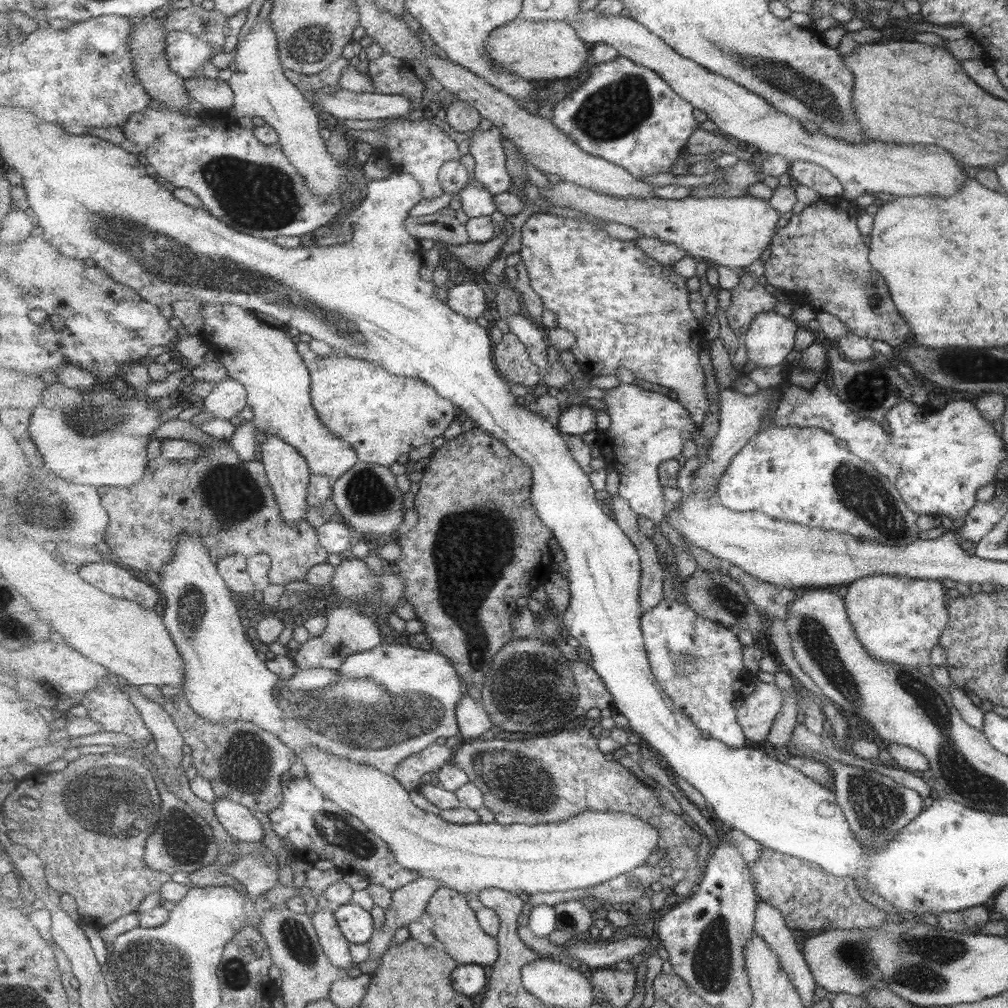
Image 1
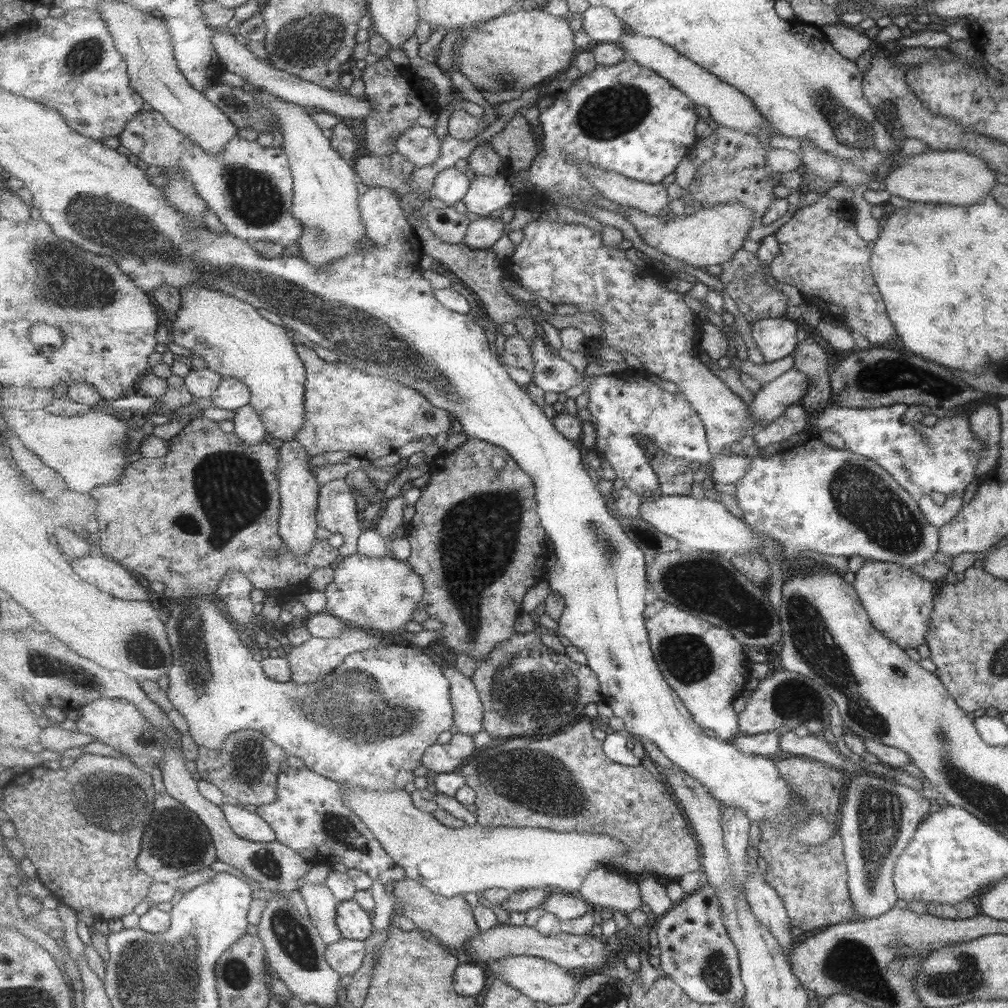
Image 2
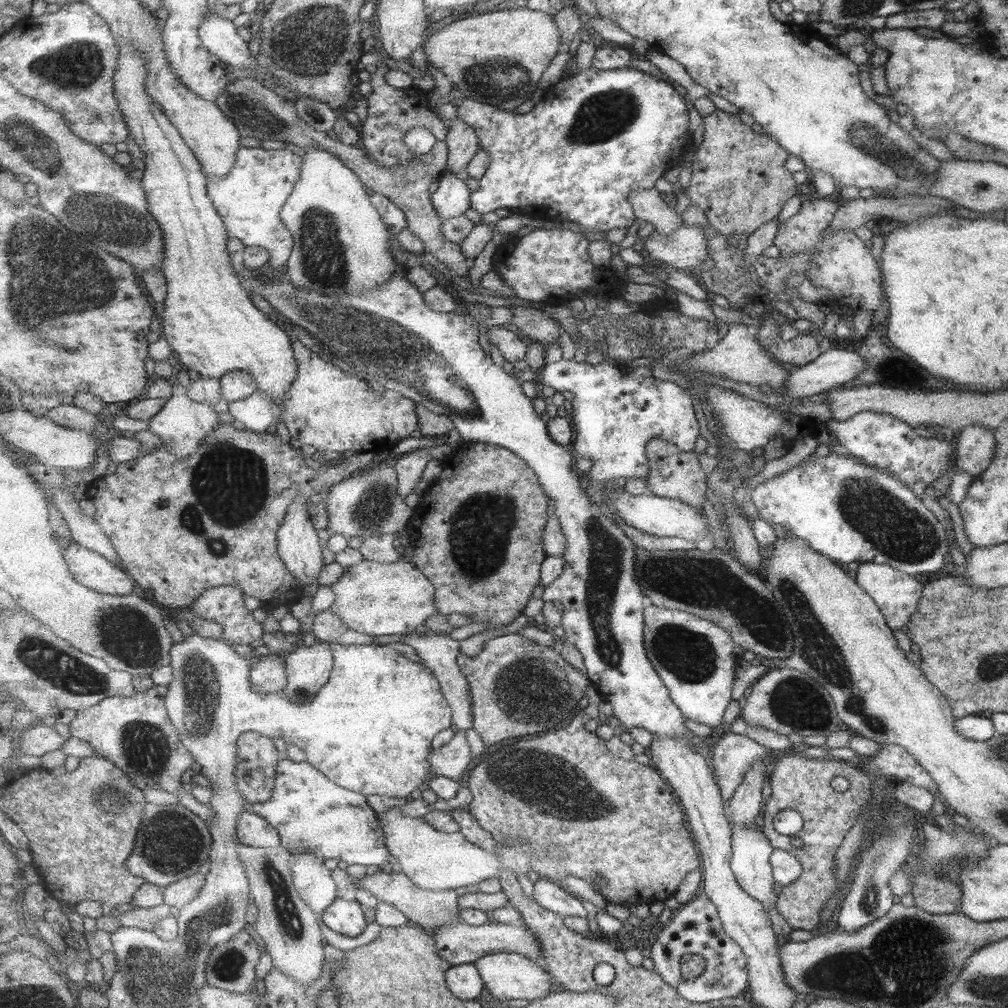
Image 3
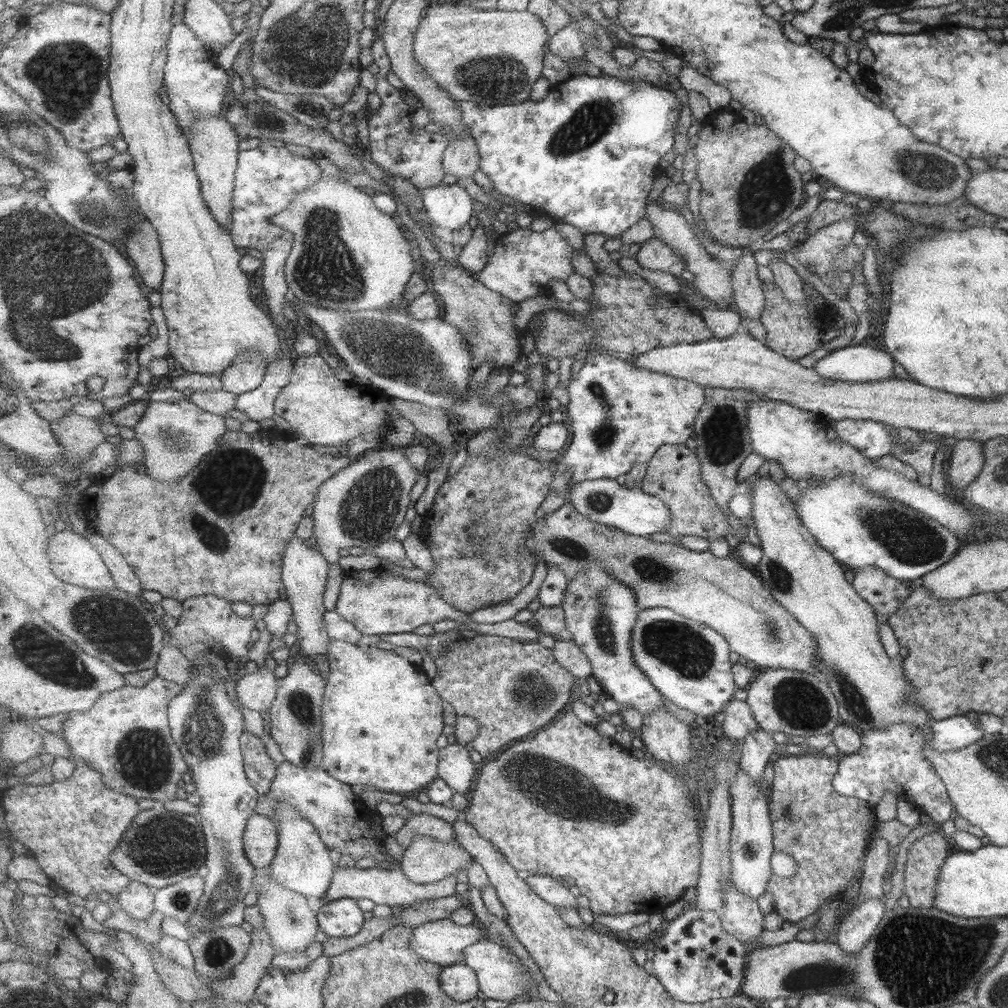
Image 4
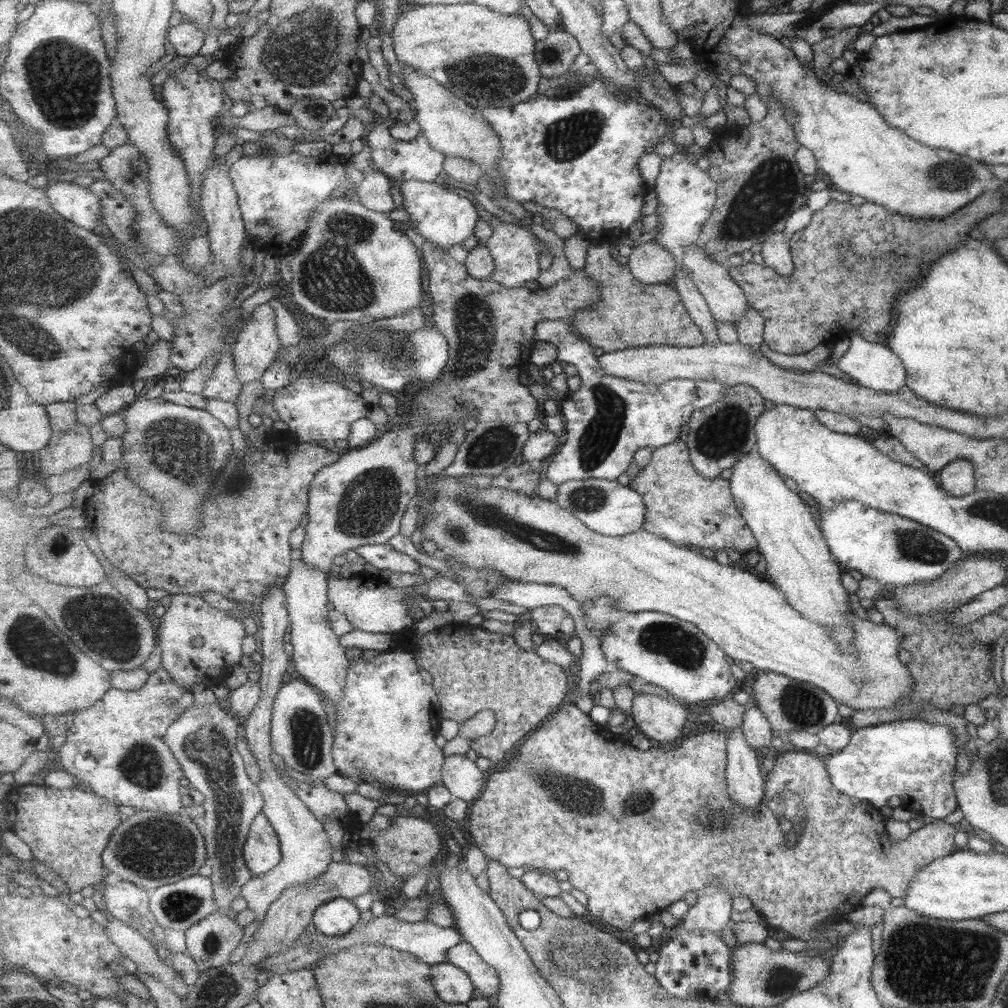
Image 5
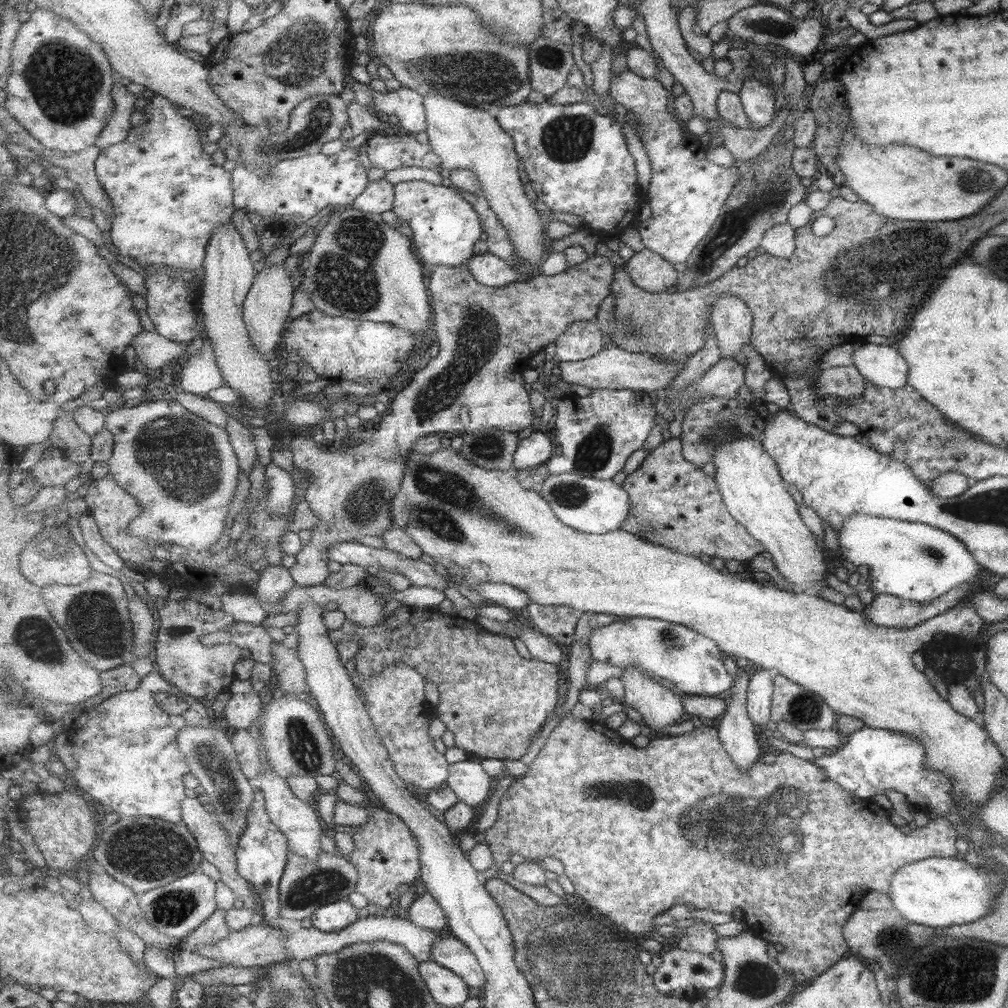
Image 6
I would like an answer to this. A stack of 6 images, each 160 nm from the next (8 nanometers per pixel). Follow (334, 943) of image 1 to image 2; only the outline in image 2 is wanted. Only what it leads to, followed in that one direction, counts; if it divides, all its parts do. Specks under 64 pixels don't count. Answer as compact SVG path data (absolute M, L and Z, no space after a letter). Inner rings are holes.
M305 883L299 891L306 902L308 915L317 926L326 944L330 945L343 939L337 927L336 917L340 900L333 894L329 885Z

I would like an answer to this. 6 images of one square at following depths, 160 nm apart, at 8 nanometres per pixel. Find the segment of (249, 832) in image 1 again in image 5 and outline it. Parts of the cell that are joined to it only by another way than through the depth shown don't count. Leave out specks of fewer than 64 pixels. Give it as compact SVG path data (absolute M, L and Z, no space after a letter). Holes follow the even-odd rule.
M263 812L255 818L244 847L244 856L254 876L271 872L283 861L280 836Z

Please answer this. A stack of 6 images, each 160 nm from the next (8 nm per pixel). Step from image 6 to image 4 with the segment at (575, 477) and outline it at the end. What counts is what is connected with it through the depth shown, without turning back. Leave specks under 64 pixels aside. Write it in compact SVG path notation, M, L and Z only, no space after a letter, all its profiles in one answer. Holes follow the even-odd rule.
M599 479L577 483L570 487L567 499L585 518L635 536L648 537L657 532L666 532L672 521L671 511L663 500L651 496L640 487L626 488L617 480Z

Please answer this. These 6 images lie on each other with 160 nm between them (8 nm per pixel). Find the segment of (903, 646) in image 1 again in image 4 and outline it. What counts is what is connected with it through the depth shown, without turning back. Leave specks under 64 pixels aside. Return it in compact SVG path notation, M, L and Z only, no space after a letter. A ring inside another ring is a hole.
M877 567L857 569L854 575L856 592L872 605L877 614L893 614L908 598L907 588Z

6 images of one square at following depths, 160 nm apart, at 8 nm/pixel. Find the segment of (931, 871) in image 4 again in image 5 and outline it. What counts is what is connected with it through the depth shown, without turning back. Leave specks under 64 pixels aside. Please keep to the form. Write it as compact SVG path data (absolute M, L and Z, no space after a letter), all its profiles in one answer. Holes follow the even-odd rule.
M573 703L570 705L565 705L558 713L556 713L551 720L544 722L541 726L538 727L536 731L530 733L529 736L523 741L523 744L510 756L505 762L502 764L498 764L494 766L490 771L490 776L488 778L487 787L485 788L483 795L474 802L471 810L470 810L470 832L472 834L472 838L476 843L477 847L480 847L483 852L485 852L486 858L488 861L497 861L501 863L501 865L505 865L507 867L510 866L520 866L524 869L542 869L545 872L551 873L556 870L564 870L569 875L570 884L580 891L582 891L588 897L587 908L588 910L597 918L605 921L605 923L611 925L611 928L614 927L617 930L621 930L630 935L631 929L633 929L633 925L642 919L650 918L651 916L661 913L662 910L666 910L665 908L669 908L673 902L677 902L677 900L683 900L689 892L694 892L697 896L701 895L701 892L704 891L706 886L714 880L714 878L718 878L720 880L720 888L724 890L727 894L731 895L733 900L738 896L746 896L746 898L750 898L751 902L753 902L753 908L762 918L764 918L765 926L769 931L779 931L786 932L790 938L794 938L797 940L821 940L825 938L827 942L829 942L829 946L835 946L835 942L837 942L837 936L825 936L825 932L834 931L831 926L833 922L831 922L831 918L833 916L837 916L841 918L842 916L846 916L846 914L853 912L856 908L859 908L862 899L864 896L873 888L883 888L887 894L889 894L890 898L903 898L905 894L907 894L909 880L915 876L916 872L921 870L923 867L928 866L936 859L943 858L947 856L947 854L951 855L951 840L953 840L953 836L951 836L951 832L955 834L955 830L945 822L943 819L933 819L929 824L925 824L921 826L919 830L915 830L915 832L910 832L905 840L899 840L899 842L891 842L889 840L889 836L887 836L887 832L885 831L885 826L883 826L883 818L881 818L881 814L877 812L877 808L873 808L872 805L868 805L863 801L857 801L856 799L850 799L847 796L838 792L830 783L829 776L825 771L822 759L819 756L811 756L806 753L802 753L801 750L793 750L793 751L781 751L773 761L773 767L771 770L765 773L765 798L763 798L763 804L759 804L755 810L751 810L751 808L743 808L743 806L739 806L728 790L728 779L726 776L726 772L728 771L728 738L730 731L707 731L706 733L701 733L700 735L693 735L688 739L683 739L682 741L675 742L675 744L671 745L659 745L653 744L653 746L646 751L639 750L633 747L628 741L623 740L623 737L619 734L615 734L611 732L611 730L607 729L605 725L600 725L596 721L592 719L589 713L581 712L577 706ZM601 808L603 808L603 812L601 812ZM827 922L831 922L829 926L827 926ZM819 926L824 927L823 931L817 932L815 928L819 928ZM805 934L814 934L813 936L805 936Z

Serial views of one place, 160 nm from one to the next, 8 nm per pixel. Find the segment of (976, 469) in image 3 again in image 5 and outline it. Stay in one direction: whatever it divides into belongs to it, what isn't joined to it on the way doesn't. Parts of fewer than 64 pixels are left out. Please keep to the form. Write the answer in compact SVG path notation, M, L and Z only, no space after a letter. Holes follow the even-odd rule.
M958 458L947 463L939 472L940 487L949 496L963 496L974 490L974 472L968 460Z

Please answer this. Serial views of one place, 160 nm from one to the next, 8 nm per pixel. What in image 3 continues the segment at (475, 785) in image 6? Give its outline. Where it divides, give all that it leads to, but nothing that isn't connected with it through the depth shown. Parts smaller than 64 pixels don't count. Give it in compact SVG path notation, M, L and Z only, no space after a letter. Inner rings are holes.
M459 730L446 745L434 750L430 761L434 775L464 783L471 764L467 732Z

